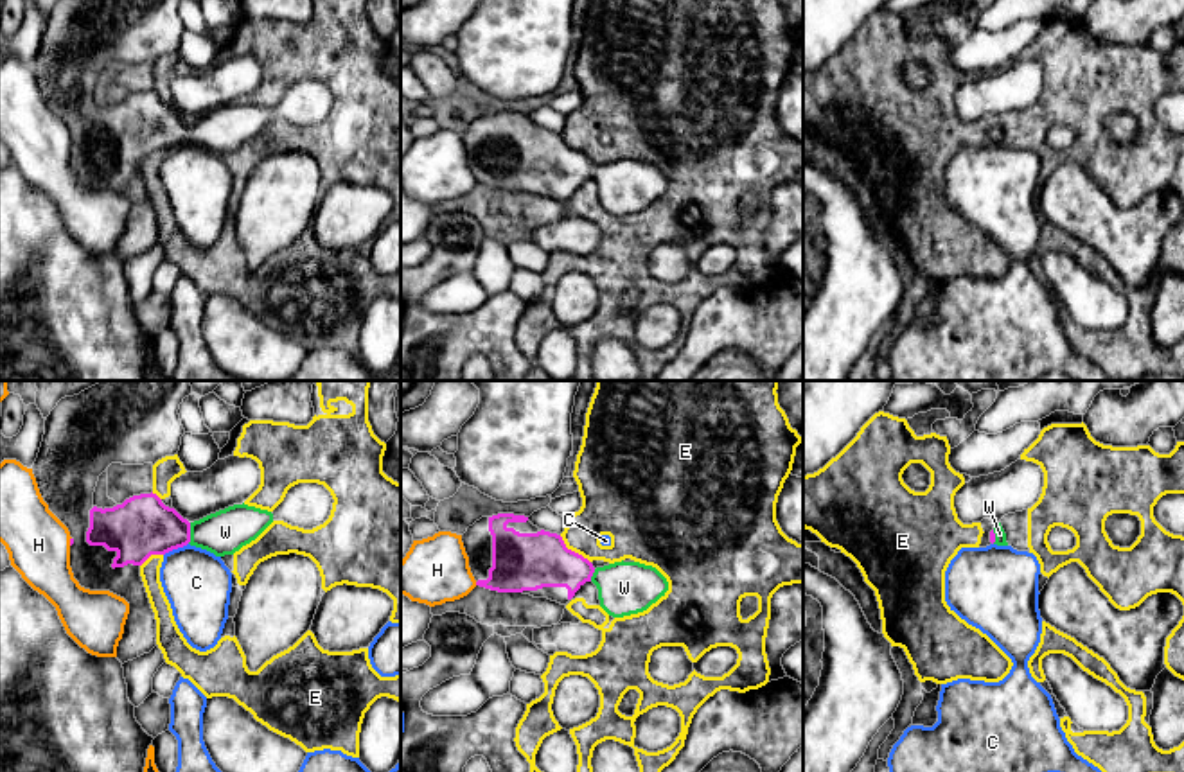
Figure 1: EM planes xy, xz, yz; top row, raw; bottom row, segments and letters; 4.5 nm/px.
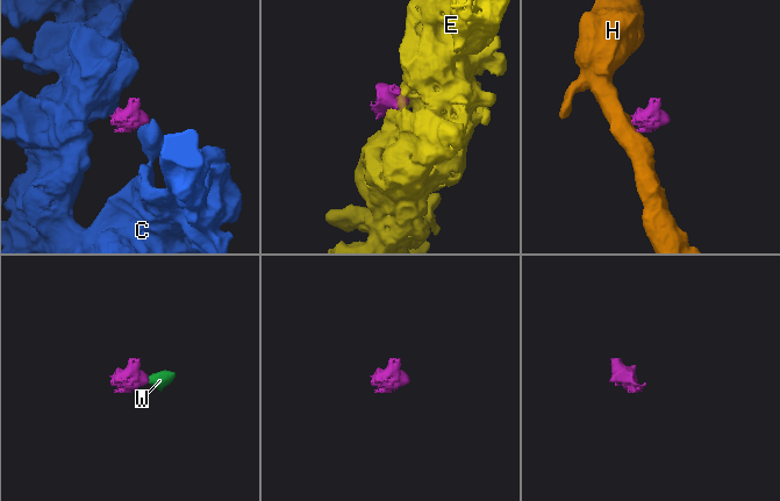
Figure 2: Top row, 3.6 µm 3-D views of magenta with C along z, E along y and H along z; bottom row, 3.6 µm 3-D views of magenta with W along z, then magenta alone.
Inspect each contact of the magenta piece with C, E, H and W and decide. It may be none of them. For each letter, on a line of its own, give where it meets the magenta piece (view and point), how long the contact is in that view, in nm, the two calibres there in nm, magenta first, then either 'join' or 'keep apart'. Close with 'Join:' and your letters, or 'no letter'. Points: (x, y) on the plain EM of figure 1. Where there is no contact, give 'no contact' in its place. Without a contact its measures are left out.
C: meets magenta in xy at (175, 146); contact 130 nm long; 280 nm thick on the magenta side, 300 nm on the other; keep apart
E: meets magenta in xz at (574, 149); contact 190 nm long; 260 nm thick on the magenta side, 240 nm on the other; keep apart
H: meets magenta in xy at (70, 139); contact 40 nm long; 20 nm thick on the magenta side, 280 nm on the other; keep apart
W: meets magenta in xy at (189, 131); contact 100 nm long; 280 nm thick on the magenta side, 200 nm on the other; join
Join: W

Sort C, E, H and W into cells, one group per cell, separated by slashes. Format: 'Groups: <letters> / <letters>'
Groups: C / E / H / W

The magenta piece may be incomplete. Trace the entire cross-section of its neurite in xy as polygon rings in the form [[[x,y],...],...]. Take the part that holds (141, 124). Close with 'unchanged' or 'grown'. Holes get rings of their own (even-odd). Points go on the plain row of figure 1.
[[[57,0],[45,18],[45,32],[32,63],[40,92],[49,108],[70,129],[70,165],[81,185],[110,189],[129,201],[117,257],[124,262],[156,244],[156,217],[151,206],[140,163],[151,153],[165,153],[187,142],[216,154],[234,153],[255,138],[271,120],[273,111],[248,102],[234,102],[199,118],[189,120],[156,92],[140,92],[113,106],[97,106],[93,90],[99,74],[111,61],[156,61],[180,48],[185,27],[178,7],[181,0]]] | grown

